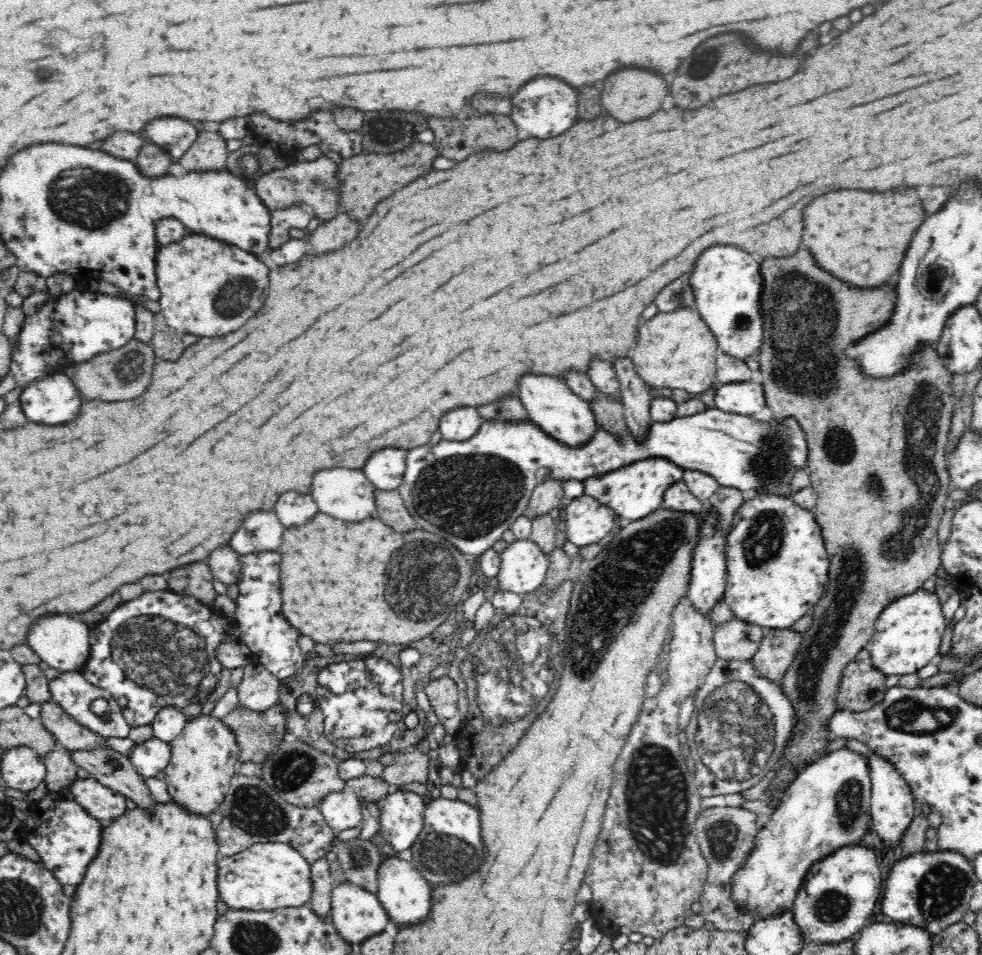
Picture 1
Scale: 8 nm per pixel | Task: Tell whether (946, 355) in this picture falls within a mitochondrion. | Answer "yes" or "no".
no

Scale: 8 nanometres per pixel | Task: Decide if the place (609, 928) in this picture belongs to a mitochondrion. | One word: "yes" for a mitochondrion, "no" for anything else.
no

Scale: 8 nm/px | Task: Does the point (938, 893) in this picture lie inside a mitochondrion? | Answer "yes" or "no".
yes

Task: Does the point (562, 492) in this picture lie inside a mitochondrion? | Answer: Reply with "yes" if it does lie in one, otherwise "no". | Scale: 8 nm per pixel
no

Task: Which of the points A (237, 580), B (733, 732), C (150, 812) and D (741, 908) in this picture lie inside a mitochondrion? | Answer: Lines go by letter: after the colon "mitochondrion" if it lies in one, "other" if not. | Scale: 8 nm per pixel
A: other
B: mitochondrion
C: other
D: other

